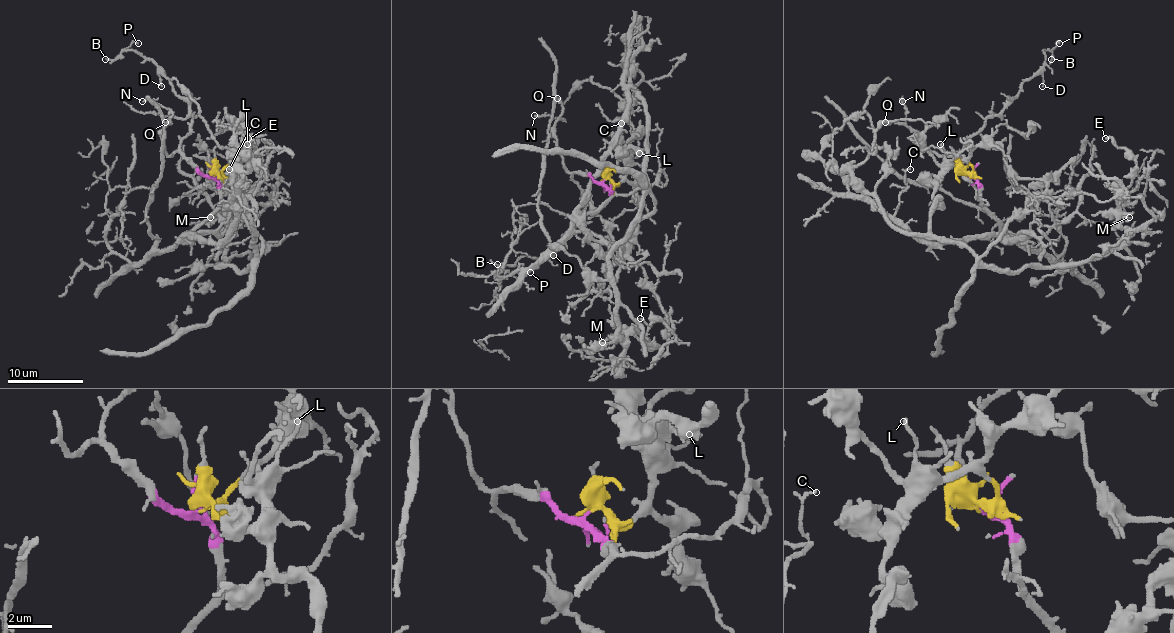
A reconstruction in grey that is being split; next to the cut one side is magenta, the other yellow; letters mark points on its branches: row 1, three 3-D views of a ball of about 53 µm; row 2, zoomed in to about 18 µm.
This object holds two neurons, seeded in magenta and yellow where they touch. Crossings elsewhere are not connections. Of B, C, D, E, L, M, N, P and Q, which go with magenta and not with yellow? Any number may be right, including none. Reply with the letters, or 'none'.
B, C, D, N, P, Q

